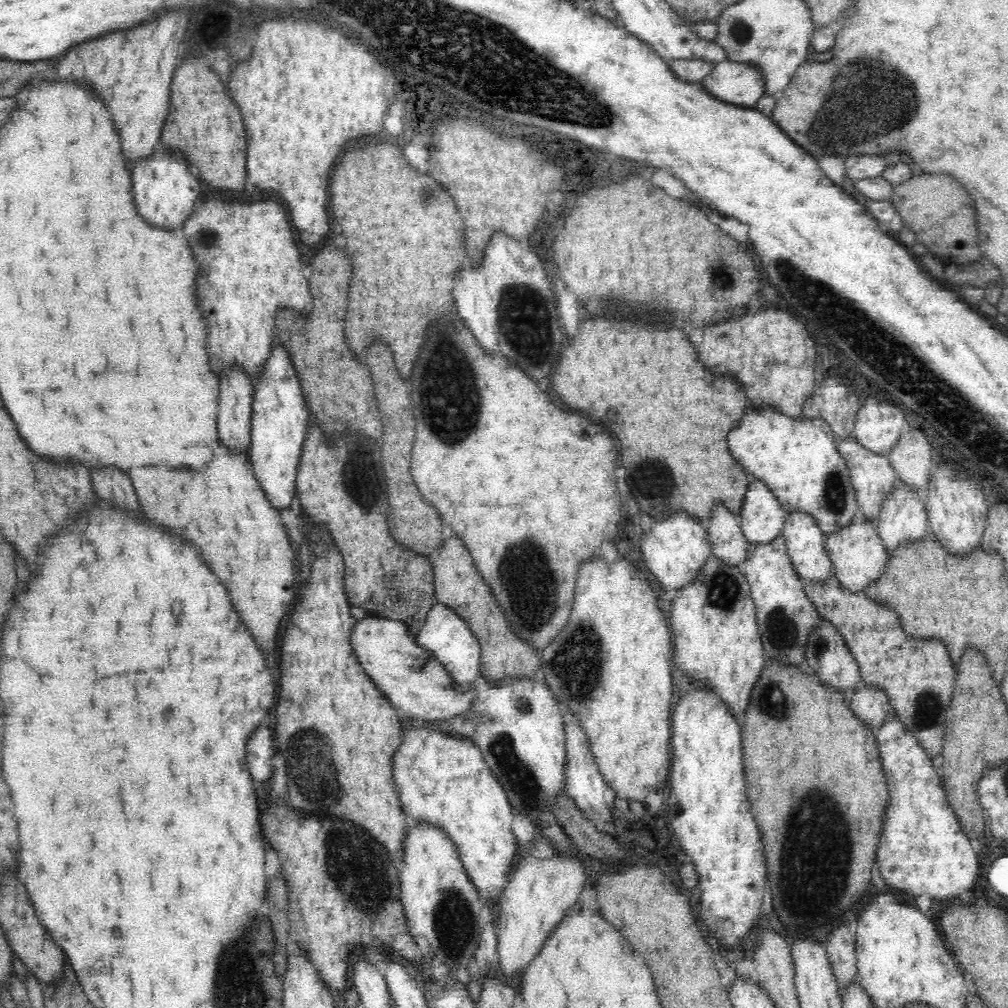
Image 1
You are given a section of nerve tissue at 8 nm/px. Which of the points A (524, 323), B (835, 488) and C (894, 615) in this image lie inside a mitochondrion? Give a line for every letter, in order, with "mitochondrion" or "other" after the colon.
A: mitochondrion
B: mitochondrion
C: other

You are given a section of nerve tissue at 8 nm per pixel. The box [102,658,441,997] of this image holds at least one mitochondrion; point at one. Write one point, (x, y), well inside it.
(370, 889)

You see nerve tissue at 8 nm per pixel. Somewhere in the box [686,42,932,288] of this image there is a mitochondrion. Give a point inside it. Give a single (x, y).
(874, 87)

